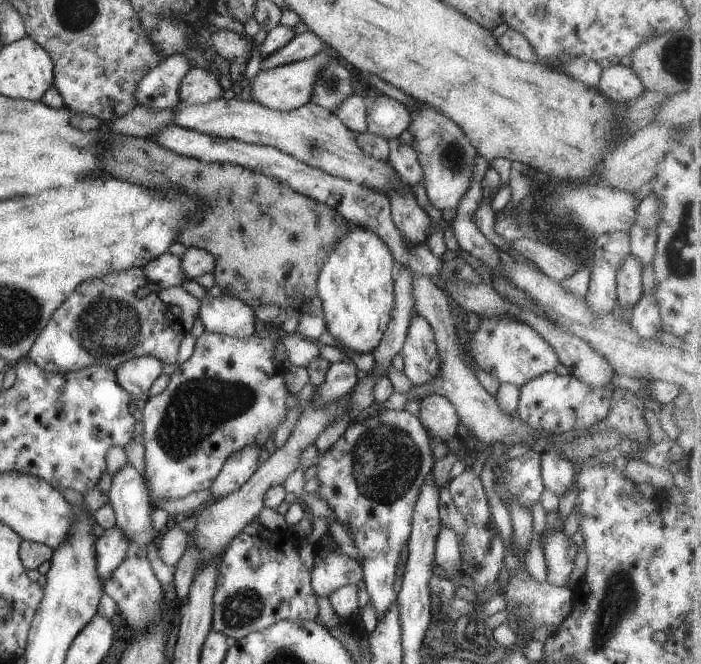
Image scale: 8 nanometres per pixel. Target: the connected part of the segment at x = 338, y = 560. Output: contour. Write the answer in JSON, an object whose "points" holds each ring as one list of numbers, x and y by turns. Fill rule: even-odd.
{"points":[[318,542,315,552,311,585,317,597,328,598,329,593,334,592,334,590,346,585,357,585,359,580,363,578,363,568,359,561,346,555,346,553,342,553,339,548,334,548,330,552,326,546,321,546]]}

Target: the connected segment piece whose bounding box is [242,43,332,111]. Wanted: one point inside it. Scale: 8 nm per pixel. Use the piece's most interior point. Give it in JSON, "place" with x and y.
{"place":[287,87]}

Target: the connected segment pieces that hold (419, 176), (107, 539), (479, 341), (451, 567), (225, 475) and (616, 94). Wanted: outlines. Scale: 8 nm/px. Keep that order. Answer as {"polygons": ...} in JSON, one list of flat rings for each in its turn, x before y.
{"polygons":[[[406,136,388,141,390,153,387,160,400,176,400,180,410,187,424,182,424,172,418,160,418,153,411,147]],[[114,526,104,530,104,534,96,540,96,572,100,582,108,580,112,570,133,552,133,547,132,540,124,536,122,528]],[[480,316,477,330,468,332,468,354,476,365,491,376,498,378,500,383,516,384,521,387,525,382,540,374,554,371,559,363,558,355,552,345,540,336,538,330,516,322,516,318,488,318]],[[441,526,434,554,436,564,441,566,443,570,452,575,462,574,462,558,458,534,452,528]],[[246,446,246,448,236,451,227,458,220,474,212,483,210,489,213,496,212,501,219,501,242,488,244,482,260,468,262,464,259,461,261,450,260,446]],[[621,63,604,68,595,88,610,102,628,103,646,90,634,69]]]}

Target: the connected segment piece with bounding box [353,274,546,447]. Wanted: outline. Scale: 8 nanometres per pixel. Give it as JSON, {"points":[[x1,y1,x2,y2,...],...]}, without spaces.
{"points":[[414,274,414,300,416,300,415,310,428,320,428,324,434,330,437,342,438,356,440,356,440,372,436,376,436,380,428,382,428,384,414,385,410,388,410,392,402,394,402,392,394,391,386,402,375,401,370,408,362,410,353,422,360,422,364,418,370,418,374,412,380,410,402,410,408,404,408,400,414,398,423,399,426,395,436,393,448,398,450,402,457,408,458,418,460,422,472,432,480,442,490,445,494,442,508,442,508,444,528,444,532,446,538,440,544,440,546,435,542,432,534,432,532,426,528,426,526,422,518,416,510,416,508,412,504,414,500,404,496,402,496,397,488,393,484,386,475,377,474,371,470,366,466,366,466,362,462,360,464,356,460,346,460,339,456,330,456,320,454,320,454,312,450,306,448,295,444,293,428,276,419,276]]}

